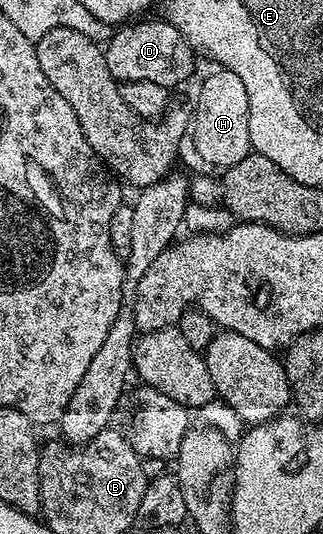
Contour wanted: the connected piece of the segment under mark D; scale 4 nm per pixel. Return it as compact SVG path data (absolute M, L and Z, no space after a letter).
M146 19L123 24L111 32L109 41L104 45L108 71L119 83L160 83L160 87L173 90L174 85L184 84L193 75L195 51L182 32L169 21L142 20Z

